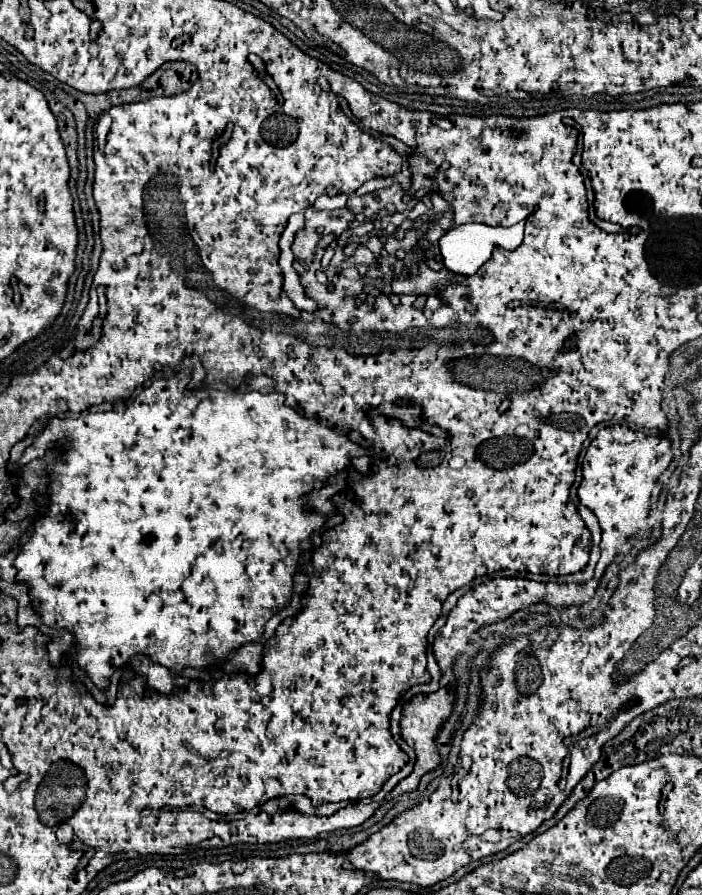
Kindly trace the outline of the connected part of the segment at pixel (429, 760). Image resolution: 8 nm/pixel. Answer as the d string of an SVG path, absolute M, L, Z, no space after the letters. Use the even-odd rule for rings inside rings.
M439 688L439 690L433 692L433 694L419 694L419 696L415 696L411 702L405 704L405 708L403 708L403 718L401 718L403 740L405 740L409 746L415 748L417 761L415 761L414 770L405 777L402 782L399 782L397 794L416 790L421 776L423 776L425 772L437 768L441 763L441 757L439 750L437 750L437 744L435 744L435 738L439 736L443 724L445 724L447 718L451 716L453 704L455 704L455 698L453 698L453 694L447 692L447 688ZM431 750L433 750L433 752L431 752ZM421 762L423 762L423 764L421 764ZM411 784L413 784L413 788L411 788Z

